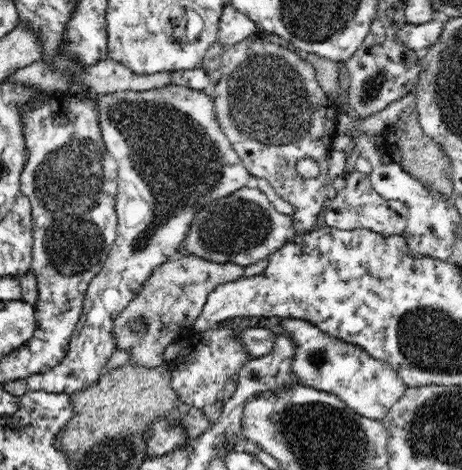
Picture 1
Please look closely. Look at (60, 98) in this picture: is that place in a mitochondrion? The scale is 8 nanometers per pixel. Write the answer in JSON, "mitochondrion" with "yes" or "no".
{"mitochondrion":"no"}

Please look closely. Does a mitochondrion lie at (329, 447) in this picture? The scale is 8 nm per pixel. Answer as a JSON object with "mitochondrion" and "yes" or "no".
{"mitochondrion":"yes"}

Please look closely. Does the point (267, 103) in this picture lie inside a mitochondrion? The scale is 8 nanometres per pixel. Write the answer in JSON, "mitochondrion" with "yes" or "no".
{"mitochondrion":"yes"}

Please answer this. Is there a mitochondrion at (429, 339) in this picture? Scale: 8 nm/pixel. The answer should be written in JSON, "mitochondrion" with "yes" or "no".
{"mitochondrion":"yes"}

